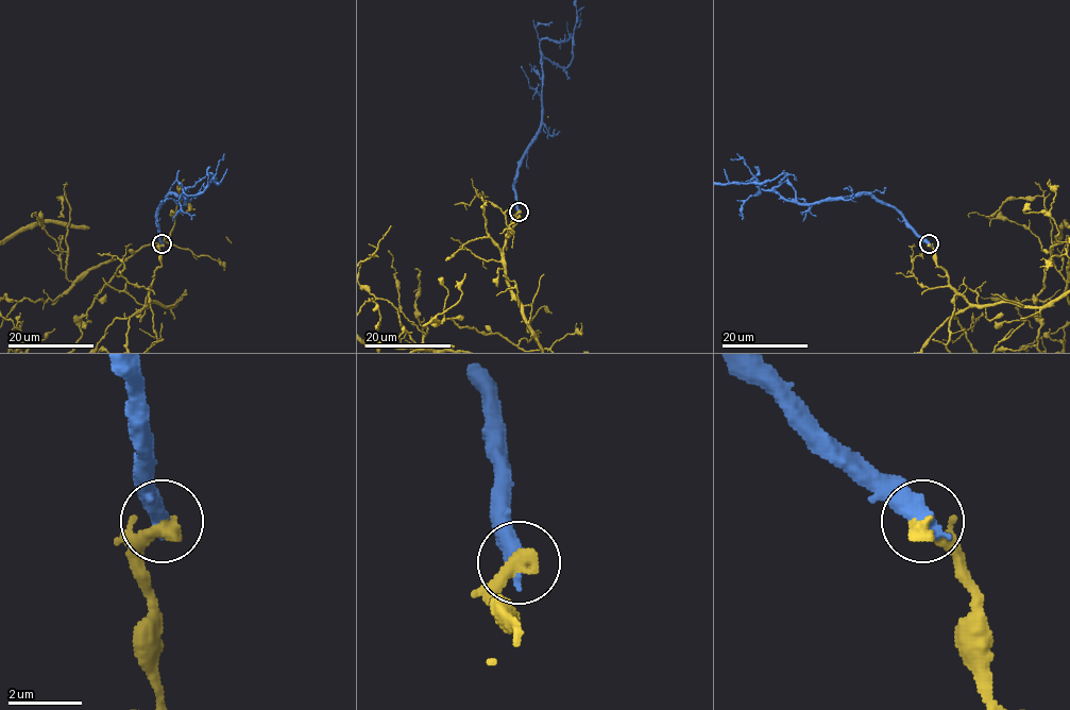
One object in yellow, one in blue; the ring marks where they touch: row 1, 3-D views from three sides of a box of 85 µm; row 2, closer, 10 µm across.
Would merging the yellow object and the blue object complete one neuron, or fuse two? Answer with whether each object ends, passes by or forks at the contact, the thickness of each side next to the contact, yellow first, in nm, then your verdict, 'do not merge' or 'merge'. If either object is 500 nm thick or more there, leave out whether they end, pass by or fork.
460 nm thick on the yellow side, 550 nm on the other; do not merge

